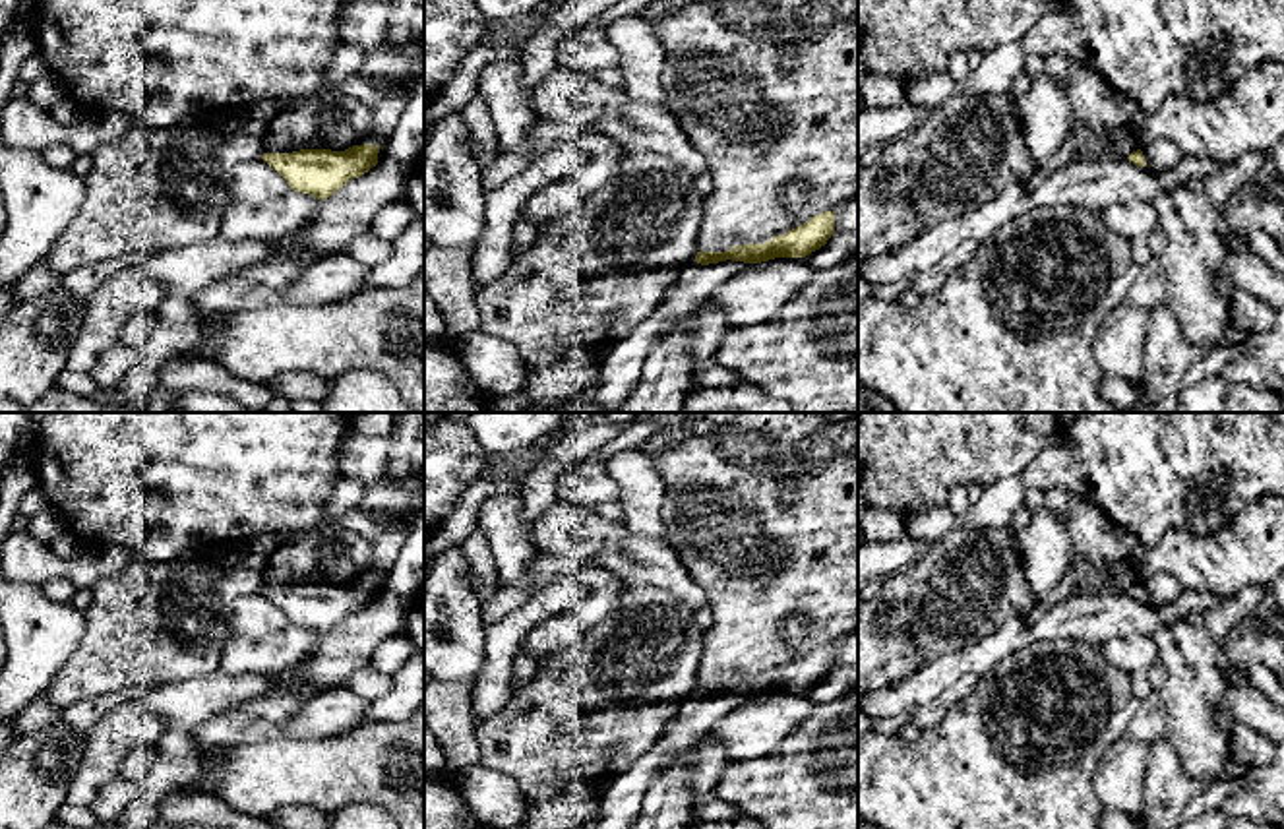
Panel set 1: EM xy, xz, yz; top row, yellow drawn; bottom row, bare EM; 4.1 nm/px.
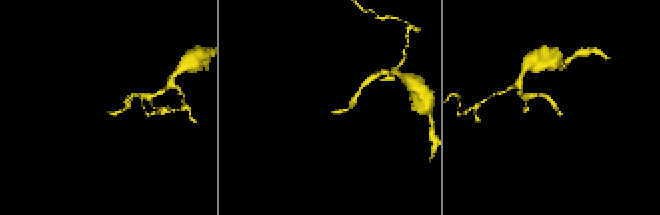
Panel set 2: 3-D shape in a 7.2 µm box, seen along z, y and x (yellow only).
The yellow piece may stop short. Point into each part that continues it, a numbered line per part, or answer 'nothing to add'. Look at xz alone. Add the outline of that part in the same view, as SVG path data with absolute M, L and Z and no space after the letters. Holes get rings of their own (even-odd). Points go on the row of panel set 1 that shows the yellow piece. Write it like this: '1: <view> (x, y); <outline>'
1: xz (622, 363); M697 261L680 267L676 281L660 304L639 323L633 333L600 353L600 372L595 401L604 413L614 413L637 385L651 347L664 331L674 327L691 310L711 300L715 291L746 269L744 261Z

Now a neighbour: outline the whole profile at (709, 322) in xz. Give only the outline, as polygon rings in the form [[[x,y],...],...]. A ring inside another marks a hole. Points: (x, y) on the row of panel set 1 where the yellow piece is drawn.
[[[711,298],[693,310],[693,327],[689,331],[691,364],[699,366],[715,360],[717,347],[732,329],[724,310]]]

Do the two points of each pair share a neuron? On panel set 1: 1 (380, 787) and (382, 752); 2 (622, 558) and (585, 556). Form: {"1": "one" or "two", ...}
{"1": "one", "2": "two"}

